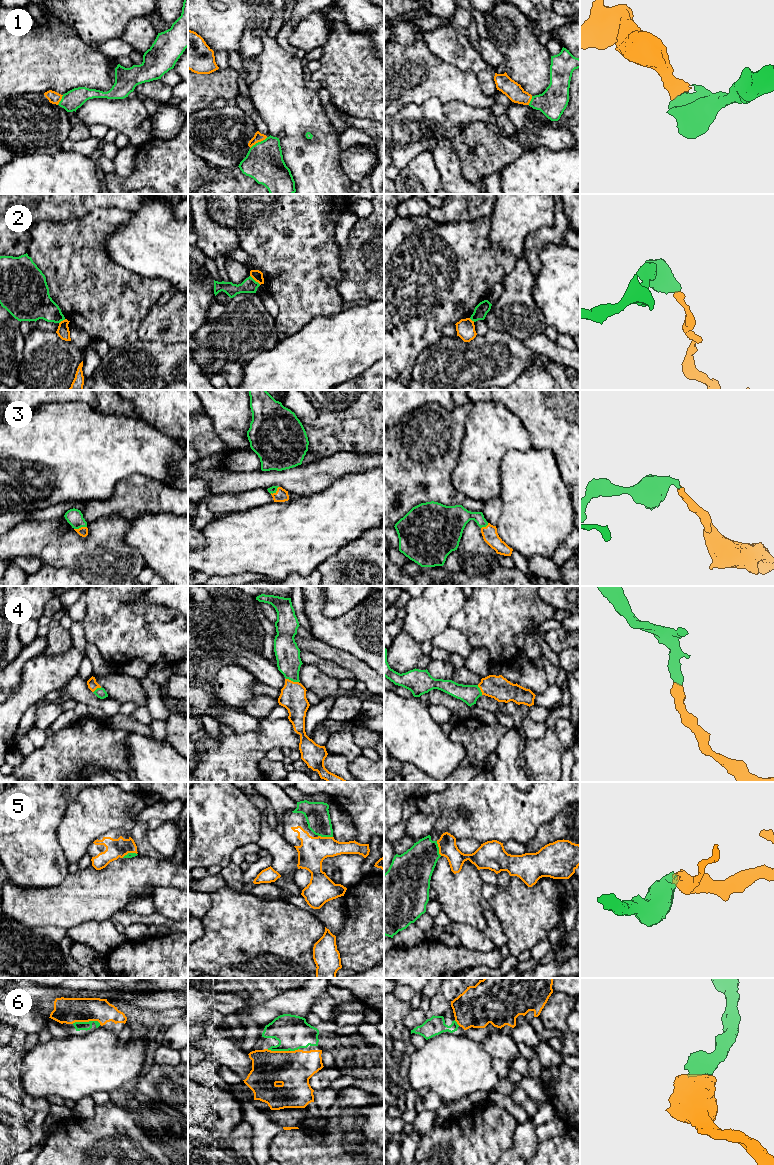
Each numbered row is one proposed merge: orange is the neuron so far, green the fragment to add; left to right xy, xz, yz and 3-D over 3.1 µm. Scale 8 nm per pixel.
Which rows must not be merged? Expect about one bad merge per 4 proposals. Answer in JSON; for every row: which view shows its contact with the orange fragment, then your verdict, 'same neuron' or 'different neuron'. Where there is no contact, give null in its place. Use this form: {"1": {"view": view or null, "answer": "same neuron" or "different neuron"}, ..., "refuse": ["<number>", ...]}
{"1": {"view": "xz", "answer": "same neuron"}, "2": {"view": "xz", "answer": "different neuron"}, "3": {"view": "xy", "answer": "same neuron"}, "4": {"view": "xz", "answer": "same neuron"}, "5": {"view": "xz", "answer": "same neuron"}, "6": {"view": "xy", "answer": "same neuron"}, "refuse": ["2"]}

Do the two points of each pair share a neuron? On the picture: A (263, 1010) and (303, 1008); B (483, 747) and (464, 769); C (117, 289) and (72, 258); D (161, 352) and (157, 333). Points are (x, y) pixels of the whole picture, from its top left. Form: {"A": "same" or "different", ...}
{"A": "same", "B": "same", "C": "same", "D": "different"}

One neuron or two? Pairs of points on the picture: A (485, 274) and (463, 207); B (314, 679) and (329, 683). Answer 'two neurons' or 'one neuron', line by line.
A: two neurons
B: one neuron

